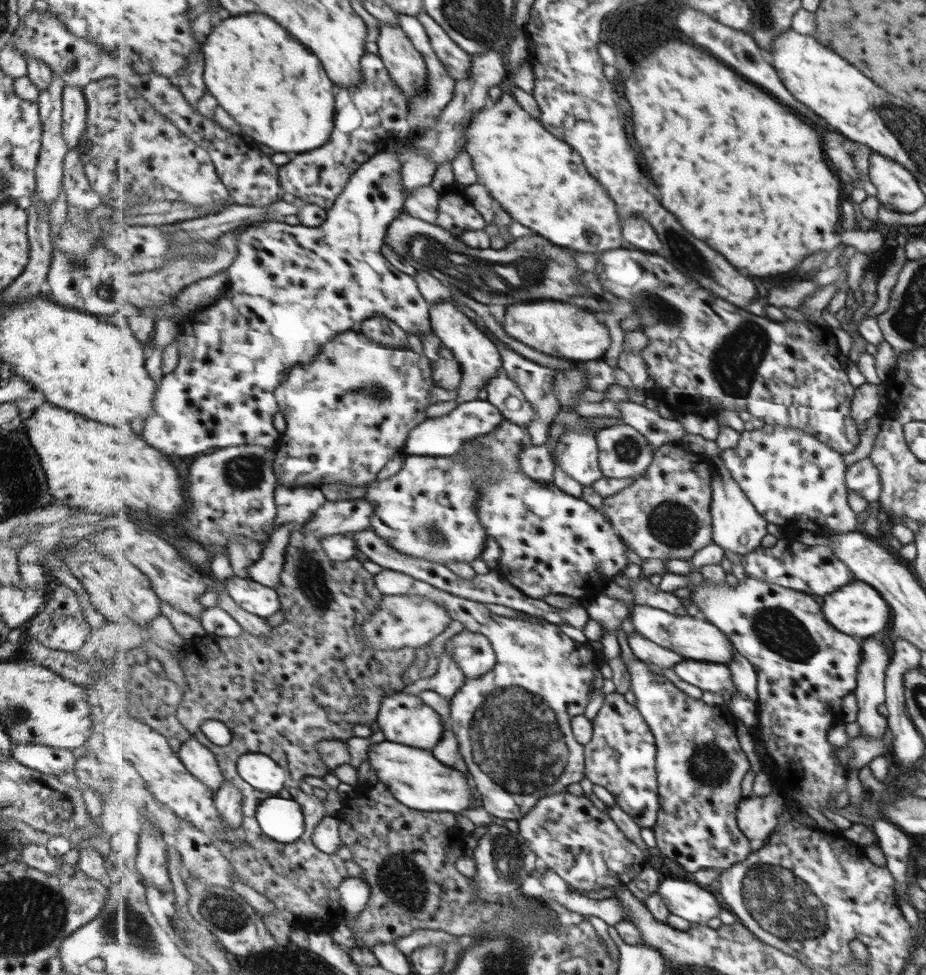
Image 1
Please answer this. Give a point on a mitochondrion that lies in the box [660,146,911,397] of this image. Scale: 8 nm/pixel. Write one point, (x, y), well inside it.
(684, 251)

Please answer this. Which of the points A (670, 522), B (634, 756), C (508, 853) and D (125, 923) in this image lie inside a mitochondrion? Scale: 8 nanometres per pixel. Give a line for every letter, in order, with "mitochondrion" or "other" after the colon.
A: mitochondrion
B: other
C: mitochondrion
D: mitochondrion

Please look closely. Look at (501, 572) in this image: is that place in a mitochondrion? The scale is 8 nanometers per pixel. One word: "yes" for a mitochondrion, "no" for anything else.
no

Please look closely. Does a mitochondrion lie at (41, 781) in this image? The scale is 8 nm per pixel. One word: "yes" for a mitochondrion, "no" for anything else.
no

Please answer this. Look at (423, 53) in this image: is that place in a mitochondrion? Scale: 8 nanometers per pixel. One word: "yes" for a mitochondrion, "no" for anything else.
no

